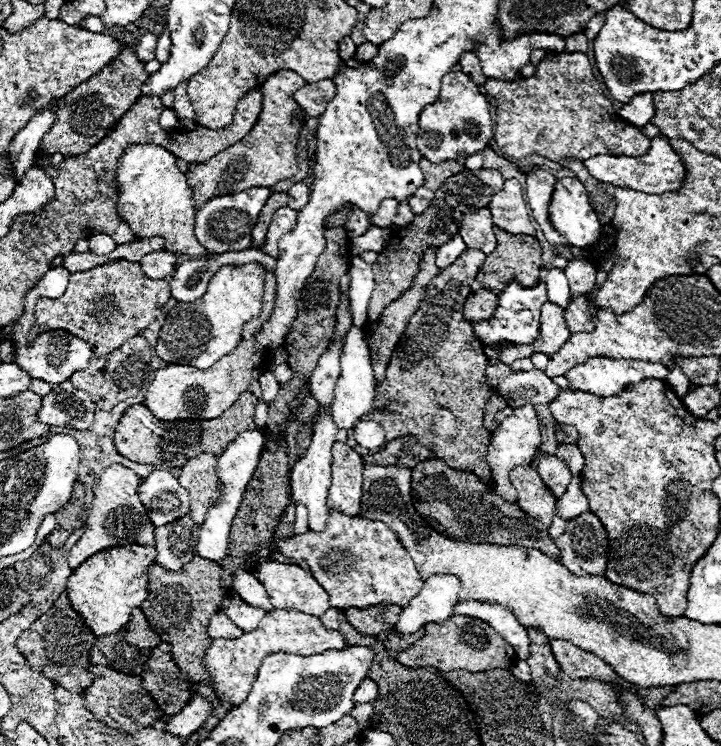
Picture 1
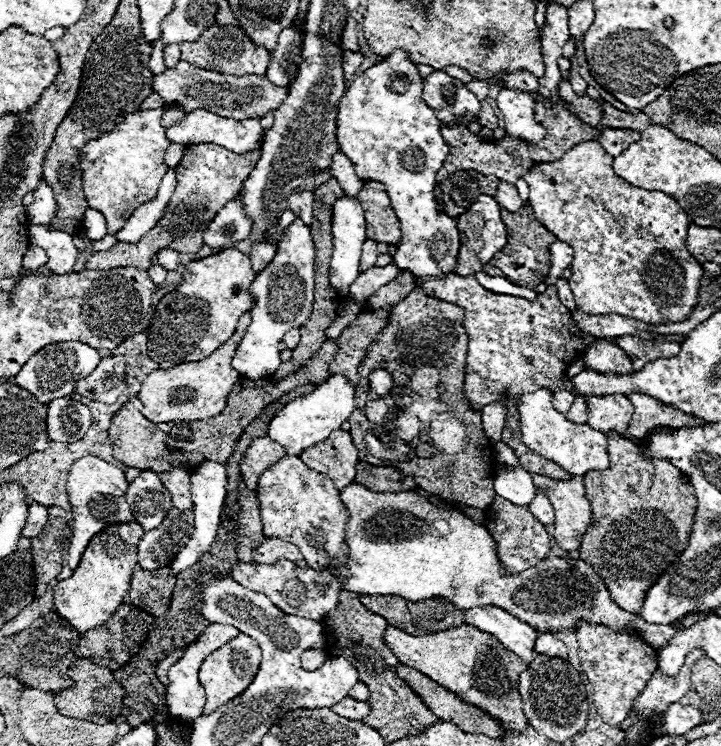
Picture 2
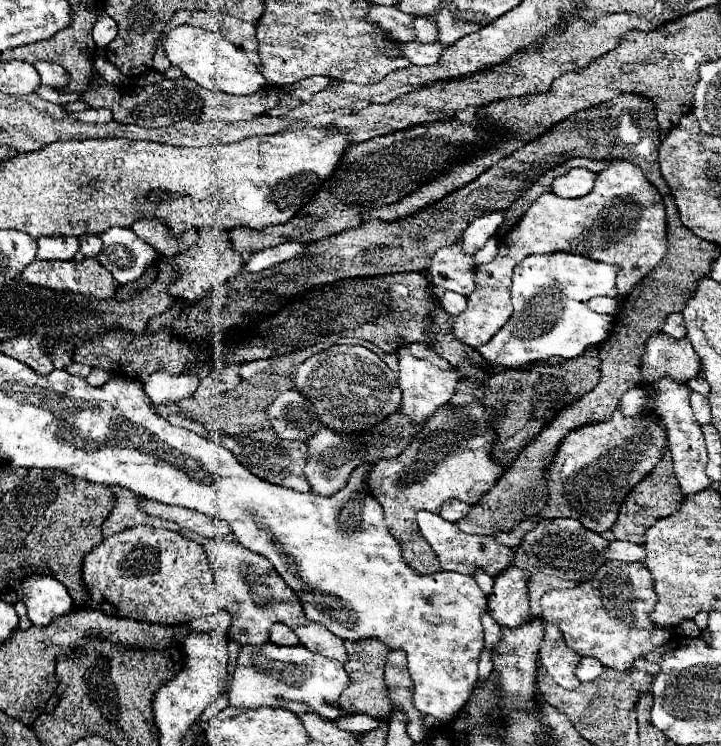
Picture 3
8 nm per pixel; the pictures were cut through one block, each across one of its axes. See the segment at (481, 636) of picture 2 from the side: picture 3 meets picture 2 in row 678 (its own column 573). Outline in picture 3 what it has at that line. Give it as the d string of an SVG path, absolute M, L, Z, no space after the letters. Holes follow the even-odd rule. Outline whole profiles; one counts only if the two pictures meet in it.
M620 410L608 422L582 426L568 434L548 468L550 500L544 518L576 518L592 532L606 532L616 524L620 504L628 492L656 466L666 450L664 426L654 416L624 418Z

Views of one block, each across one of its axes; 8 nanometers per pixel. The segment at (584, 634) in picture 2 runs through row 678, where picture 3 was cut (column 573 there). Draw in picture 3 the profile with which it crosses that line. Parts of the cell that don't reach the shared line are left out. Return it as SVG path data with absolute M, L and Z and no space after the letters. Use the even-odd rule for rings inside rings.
M606 562L592 582L546 592L542 596L542 618L558 626L568 646L580 656L598 658L606 668L632 670L638 658L644 658L672 636L672 628L656 626L650 620L654 606L654 580L646 566Z

